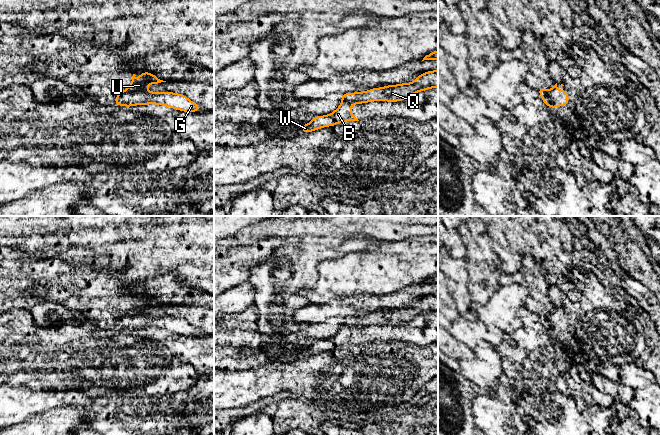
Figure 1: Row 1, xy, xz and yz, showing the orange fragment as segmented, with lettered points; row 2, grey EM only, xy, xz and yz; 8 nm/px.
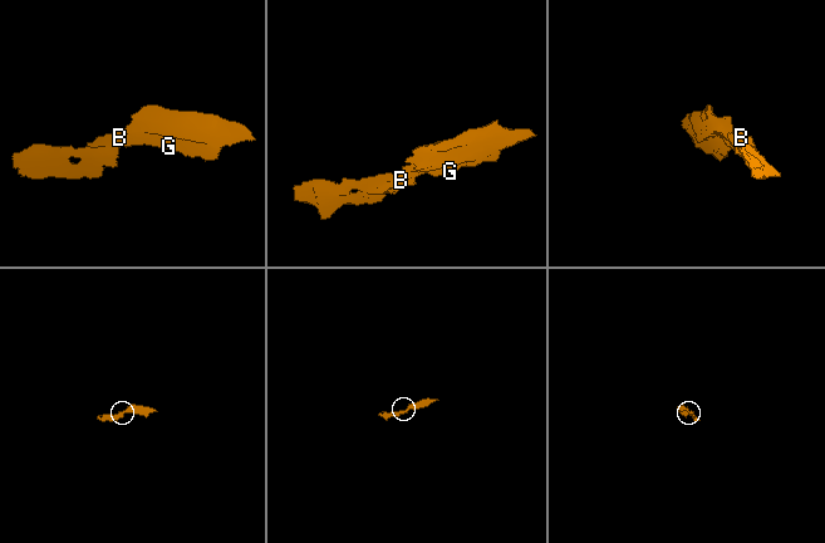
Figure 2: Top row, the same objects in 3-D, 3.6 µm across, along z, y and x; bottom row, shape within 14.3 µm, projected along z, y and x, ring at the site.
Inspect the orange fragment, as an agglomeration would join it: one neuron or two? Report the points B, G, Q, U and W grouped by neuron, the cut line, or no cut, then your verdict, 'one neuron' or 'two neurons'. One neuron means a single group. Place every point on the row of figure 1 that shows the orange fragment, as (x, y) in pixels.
B W / G Q U | yz (546, 92), (550, 99), (551, 107) | two neurons

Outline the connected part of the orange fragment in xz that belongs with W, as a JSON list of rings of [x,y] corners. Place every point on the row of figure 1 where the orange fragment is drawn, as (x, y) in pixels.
[[[342,101],[340,106],[333,113],[325,115],[325,116],[315,116],[311,122],[301,126],[301,132],[309,133],[323,127],[335,126],[336,124],[340,122],[345,122],[345,121],[359,121],[350,112],[352,104],[354,103]]]

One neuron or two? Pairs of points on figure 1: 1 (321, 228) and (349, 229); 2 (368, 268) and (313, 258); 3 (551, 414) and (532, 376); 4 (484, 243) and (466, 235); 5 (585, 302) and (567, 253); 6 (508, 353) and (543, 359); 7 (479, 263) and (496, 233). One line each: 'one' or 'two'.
1: one
2: two
3: two
4: one
5: two
6: one
7: two

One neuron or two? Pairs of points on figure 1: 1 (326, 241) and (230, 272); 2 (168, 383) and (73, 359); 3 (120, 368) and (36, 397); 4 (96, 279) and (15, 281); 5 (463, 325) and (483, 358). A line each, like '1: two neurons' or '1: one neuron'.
1: one neuron
2: one neuron
3: two neurons
4: one neuron
5: two neurons

